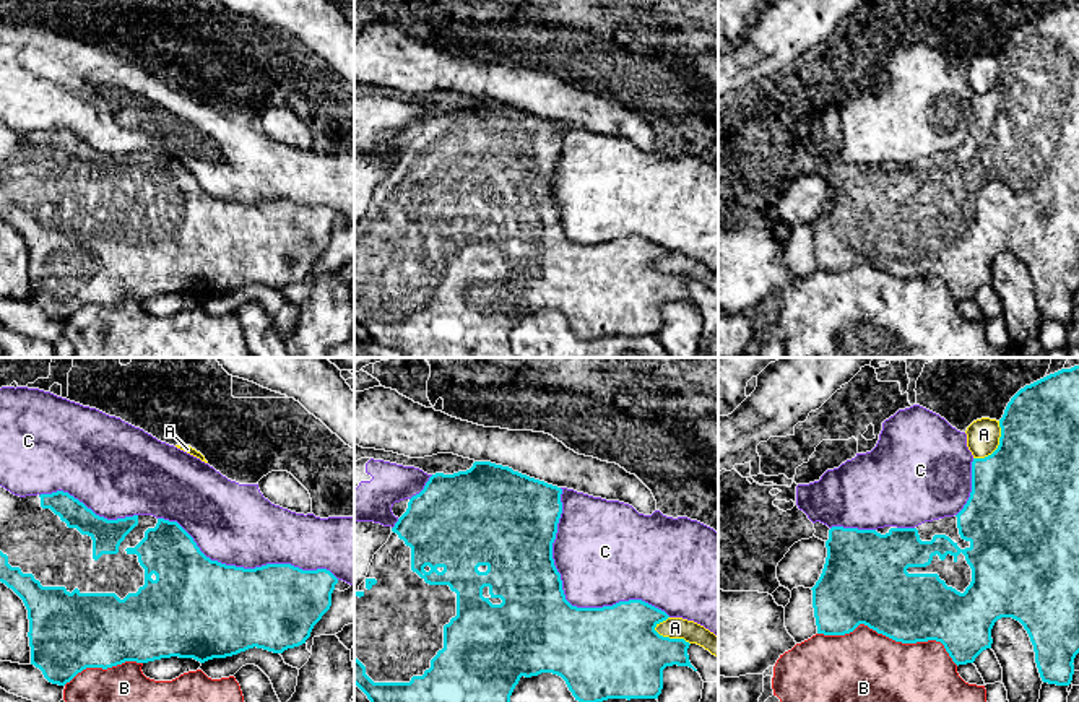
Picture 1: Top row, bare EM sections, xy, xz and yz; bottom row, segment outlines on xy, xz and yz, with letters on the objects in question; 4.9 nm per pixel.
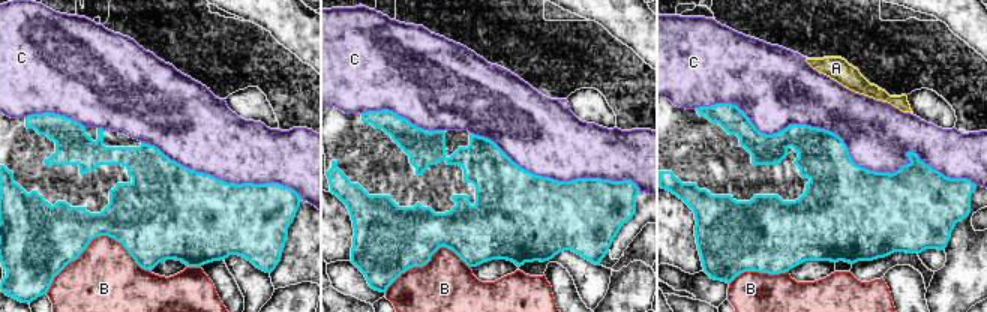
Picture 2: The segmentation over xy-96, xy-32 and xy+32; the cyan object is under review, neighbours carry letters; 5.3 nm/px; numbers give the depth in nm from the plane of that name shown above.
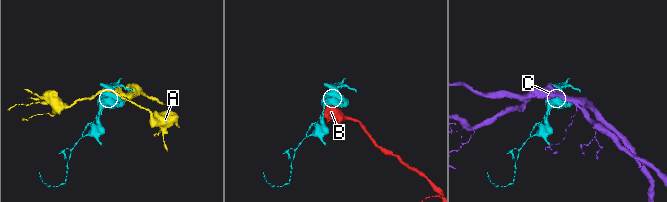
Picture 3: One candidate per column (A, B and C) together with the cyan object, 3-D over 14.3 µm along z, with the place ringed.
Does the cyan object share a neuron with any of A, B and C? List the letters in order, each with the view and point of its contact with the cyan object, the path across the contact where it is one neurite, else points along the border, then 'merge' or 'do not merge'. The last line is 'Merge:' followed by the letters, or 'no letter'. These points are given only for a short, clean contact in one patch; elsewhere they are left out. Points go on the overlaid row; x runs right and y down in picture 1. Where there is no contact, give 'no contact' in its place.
A: contact xz (668, 637); do not merge
B: contact yz (891, 637); do not merge
C: contact xz (564, 595); do not merge
Merge: no letter

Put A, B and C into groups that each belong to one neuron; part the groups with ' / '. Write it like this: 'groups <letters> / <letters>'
groups A / B / C

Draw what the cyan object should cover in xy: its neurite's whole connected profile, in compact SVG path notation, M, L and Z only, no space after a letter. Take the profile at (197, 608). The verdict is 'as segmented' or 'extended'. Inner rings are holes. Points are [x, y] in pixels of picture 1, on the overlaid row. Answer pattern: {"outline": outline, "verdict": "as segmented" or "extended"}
{"outline": "M0 486L0 582L11 588L28 609L31 665L39 668L49 682L65 686L86 668L107 670L125 661L148 663L179 656L205 663L213 658L232 656L254 647L283 653L288 648L306 644L310 637L314 626L332 606L332 593L338 578L327 569L302 570L291 564L266 564L255 569L226 566L206 557L193 538L177 522L156 518L153 515L107 520L96 515L83 502L63 491L20 497Z", "verdict": "extended"}

